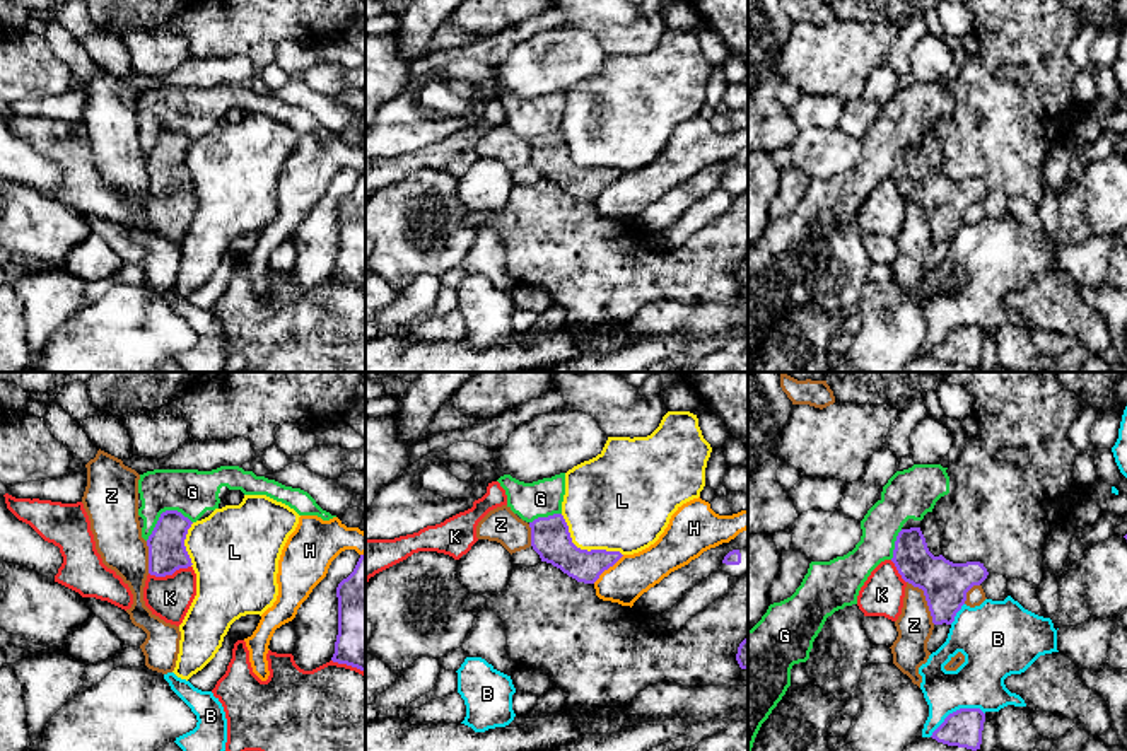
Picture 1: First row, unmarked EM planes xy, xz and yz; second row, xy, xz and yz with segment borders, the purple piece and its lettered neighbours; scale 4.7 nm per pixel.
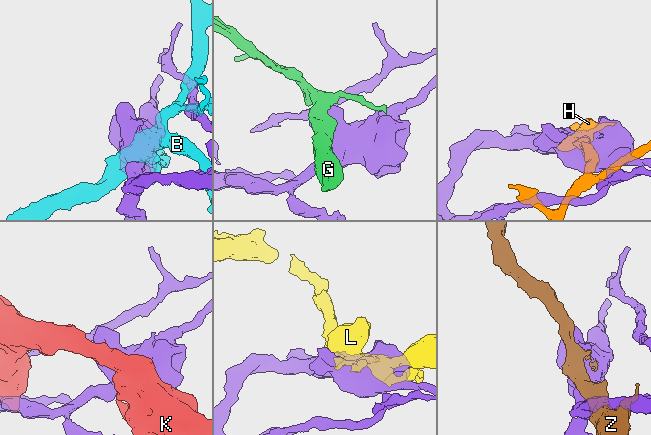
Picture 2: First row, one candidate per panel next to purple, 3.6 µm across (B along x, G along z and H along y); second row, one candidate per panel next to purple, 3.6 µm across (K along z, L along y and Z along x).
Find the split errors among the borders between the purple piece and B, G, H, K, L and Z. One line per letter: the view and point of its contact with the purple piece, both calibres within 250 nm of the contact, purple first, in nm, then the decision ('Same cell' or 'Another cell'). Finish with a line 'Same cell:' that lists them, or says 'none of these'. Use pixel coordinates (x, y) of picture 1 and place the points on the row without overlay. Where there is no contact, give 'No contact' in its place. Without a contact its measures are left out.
B: Touches purple at yz (957, 328). Thickness 180 nm (purple) against 240 nm. Another cell
G: Touches purple at xy (163, 130). Thickness 180 nm (purple) against 220 nm. Another cell
H: Touches purple at xz (608, 185). Thickness 150 nm (purple) against 200 nm. Another cell
K: Touches purple at xy (169, 192). Thickness 180 nm (purple) against 200 nm. Another cell
L: Touches purple at xz (584, 168). Thickness 190 nm (purple) against 440 nm. Another cell
Z: Touches purple at yz (926, 217). Thickness 220 nm (purple) against 170 nm. Another cell
Same cell: none of these

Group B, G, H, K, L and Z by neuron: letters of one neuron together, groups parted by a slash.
B / G / H / K / L / Z

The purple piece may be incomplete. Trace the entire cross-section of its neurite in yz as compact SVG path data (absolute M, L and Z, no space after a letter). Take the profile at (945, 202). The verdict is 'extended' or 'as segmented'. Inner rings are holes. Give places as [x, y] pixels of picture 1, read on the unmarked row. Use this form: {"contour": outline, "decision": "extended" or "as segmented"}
{"contour": "M920 145L898 150L891 179L905 200L924 208L934 242L951 242L966 210L989 193L980 179L953 181L934 174Z", "decision": "as segmented"}

